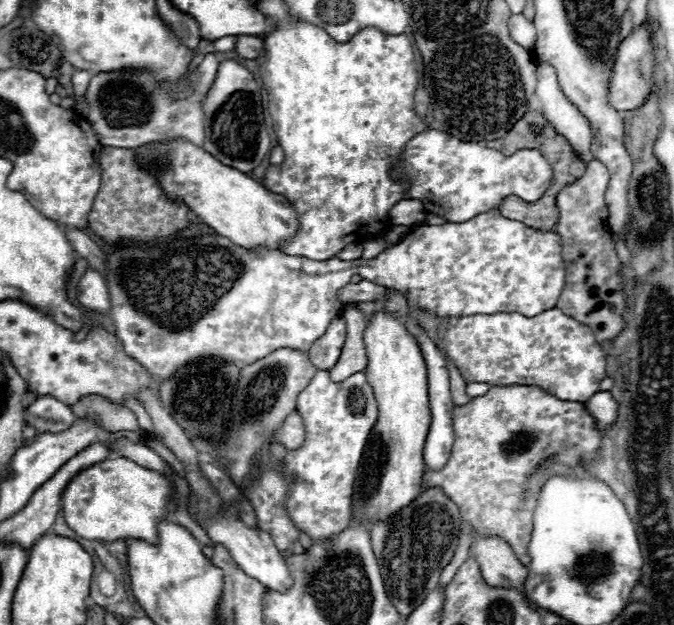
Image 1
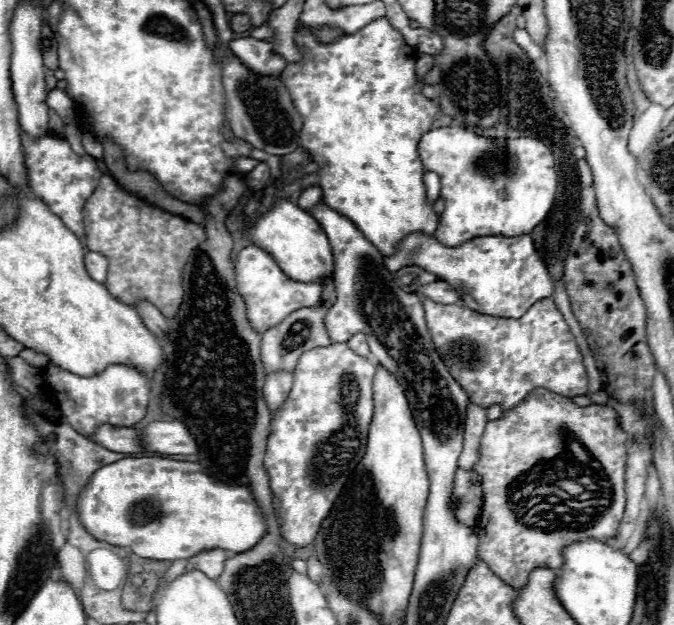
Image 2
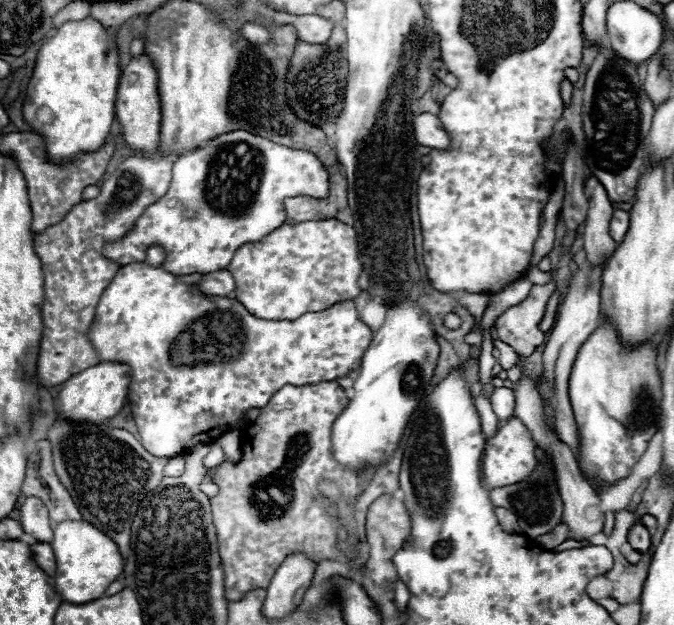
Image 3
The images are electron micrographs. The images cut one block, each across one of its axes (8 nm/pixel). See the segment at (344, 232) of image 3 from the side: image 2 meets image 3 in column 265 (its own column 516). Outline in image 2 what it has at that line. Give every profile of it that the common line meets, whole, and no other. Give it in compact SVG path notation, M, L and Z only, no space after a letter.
M410 234L398 244L394 256L384 258L384 266L390 272L404 266L420 266L462 292L462 302L470 310L500 318L520 318L534 302L554 294L554 282L528 234L512 238L478 236L454 248L448 248L436 238L428 238L424 234Z

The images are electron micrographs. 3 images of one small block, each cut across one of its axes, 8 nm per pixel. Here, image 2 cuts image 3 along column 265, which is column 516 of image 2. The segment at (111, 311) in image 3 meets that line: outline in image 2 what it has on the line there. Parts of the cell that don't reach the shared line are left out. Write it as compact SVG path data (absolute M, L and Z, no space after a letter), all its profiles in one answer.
M422 298L422 304L432 342L454 380L466 390L470 402L482 408L498 404L510 410L536 388L548 388L566 398L588 392L580 348L554 300L538 300L518 320L478 314L460 304L438 306L430 298Z

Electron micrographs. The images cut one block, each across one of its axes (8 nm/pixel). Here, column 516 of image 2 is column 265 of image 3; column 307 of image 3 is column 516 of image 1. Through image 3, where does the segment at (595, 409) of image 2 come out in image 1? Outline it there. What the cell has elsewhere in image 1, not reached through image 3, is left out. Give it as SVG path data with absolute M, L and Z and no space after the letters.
M492 386L488 394L472 398L466 406L454 408L454 448L448 464L438 472L426 472L422 486L438 486L462 510L462 520L470 522L482 536L498 536L508 542L522 564L530 562L528 542L532 534L532 514L542 486L552 476L572 476L576 468L586 468L602 448L602 432L582 402L560 400L536 386Z

